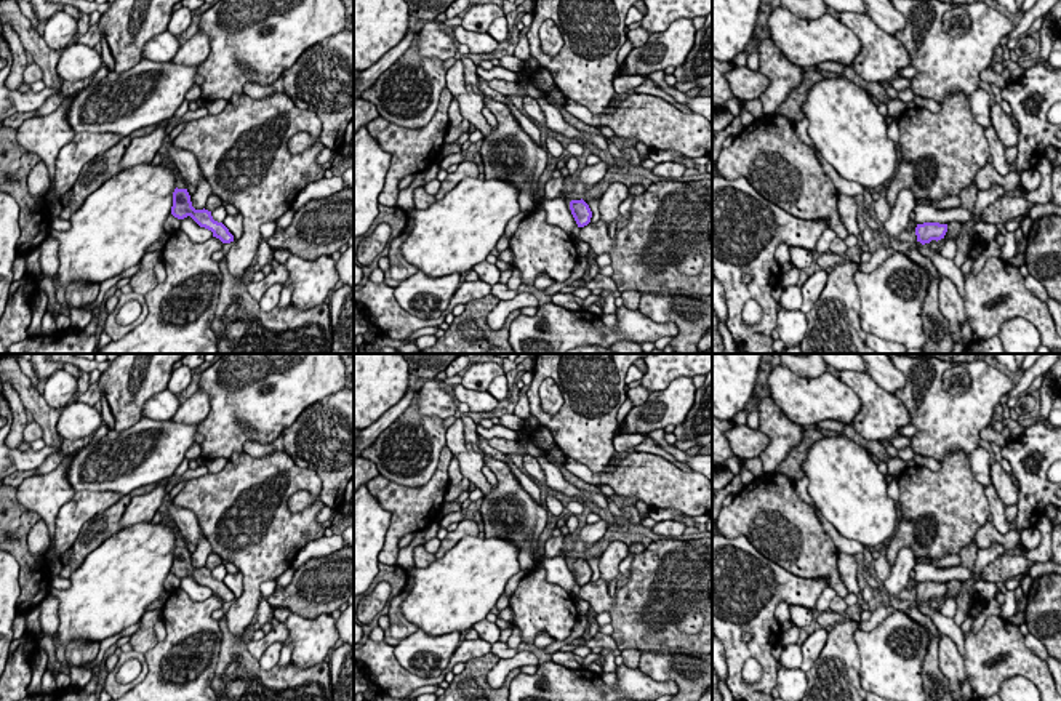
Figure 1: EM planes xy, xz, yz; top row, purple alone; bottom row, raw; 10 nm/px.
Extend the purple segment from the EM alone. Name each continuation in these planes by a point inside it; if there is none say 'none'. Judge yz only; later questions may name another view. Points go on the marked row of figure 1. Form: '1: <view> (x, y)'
1: yz (938, 340)

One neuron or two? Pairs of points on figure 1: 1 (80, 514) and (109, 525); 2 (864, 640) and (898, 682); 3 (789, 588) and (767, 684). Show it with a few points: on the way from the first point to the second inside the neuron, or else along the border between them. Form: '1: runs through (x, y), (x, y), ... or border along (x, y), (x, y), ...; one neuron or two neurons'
1: border along (122, 496), (95, 514), (82, 527), (71, 548); two neurons
2: runs through (874, 650), (895, 672); one neuron
3: runs through (765, 608), (765, 660); one neuron

